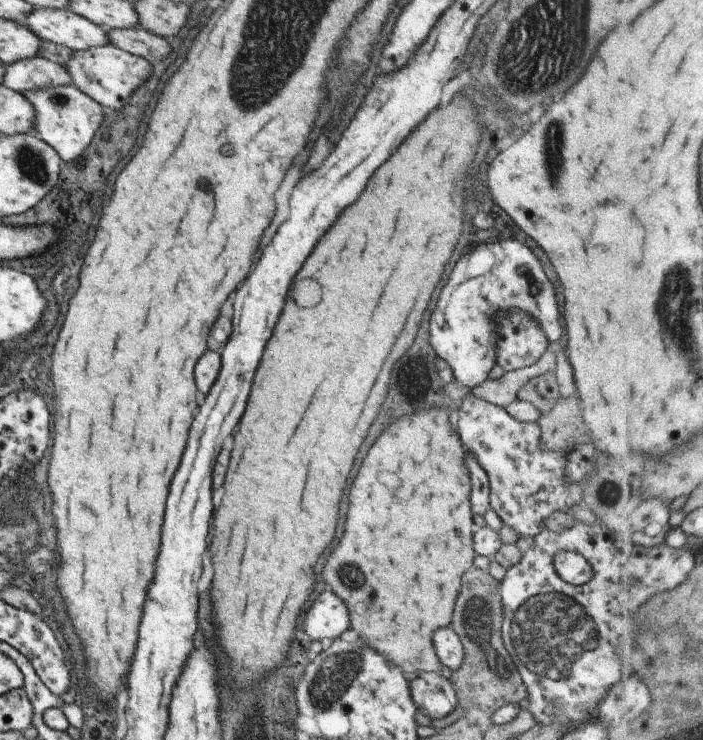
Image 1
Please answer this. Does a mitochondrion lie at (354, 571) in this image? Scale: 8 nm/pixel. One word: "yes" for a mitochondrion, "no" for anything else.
yes

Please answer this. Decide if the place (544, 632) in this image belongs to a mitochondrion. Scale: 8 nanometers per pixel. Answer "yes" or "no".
yes

